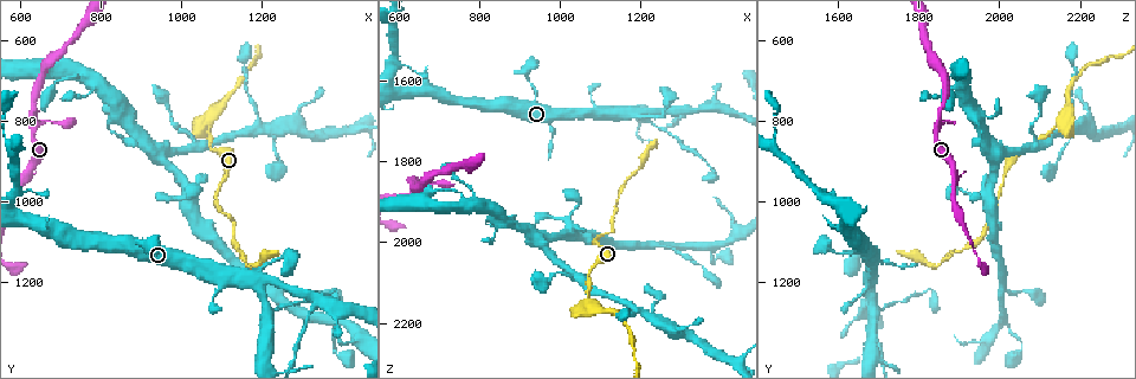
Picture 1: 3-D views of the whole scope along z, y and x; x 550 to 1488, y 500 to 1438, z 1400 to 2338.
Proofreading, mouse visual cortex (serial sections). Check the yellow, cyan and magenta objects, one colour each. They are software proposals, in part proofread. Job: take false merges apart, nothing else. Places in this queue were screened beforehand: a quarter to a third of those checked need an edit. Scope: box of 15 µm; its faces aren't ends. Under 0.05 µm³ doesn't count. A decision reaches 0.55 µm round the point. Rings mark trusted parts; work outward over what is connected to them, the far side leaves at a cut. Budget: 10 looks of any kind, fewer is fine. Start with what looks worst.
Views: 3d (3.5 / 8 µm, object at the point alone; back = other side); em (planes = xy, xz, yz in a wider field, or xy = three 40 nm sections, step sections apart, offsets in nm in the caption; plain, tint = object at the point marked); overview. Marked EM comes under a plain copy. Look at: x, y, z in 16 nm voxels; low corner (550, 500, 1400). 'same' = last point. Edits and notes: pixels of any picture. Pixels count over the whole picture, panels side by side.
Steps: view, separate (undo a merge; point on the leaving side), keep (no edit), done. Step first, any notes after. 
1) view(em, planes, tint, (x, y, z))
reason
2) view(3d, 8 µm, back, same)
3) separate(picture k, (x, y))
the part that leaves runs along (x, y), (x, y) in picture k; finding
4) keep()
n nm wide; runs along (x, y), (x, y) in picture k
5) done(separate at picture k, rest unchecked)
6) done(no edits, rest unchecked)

view(3d, 8 µm, (1060, 800, 2150))
thick turns thin

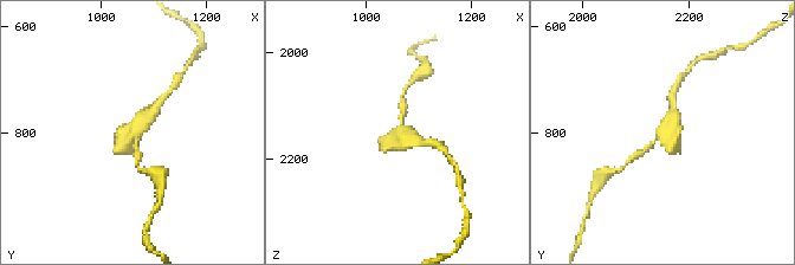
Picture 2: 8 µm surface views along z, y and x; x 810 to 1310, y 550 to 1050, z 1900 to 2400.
view(3d, 3.5 µm, (1070, 805, 2150))
zoom in

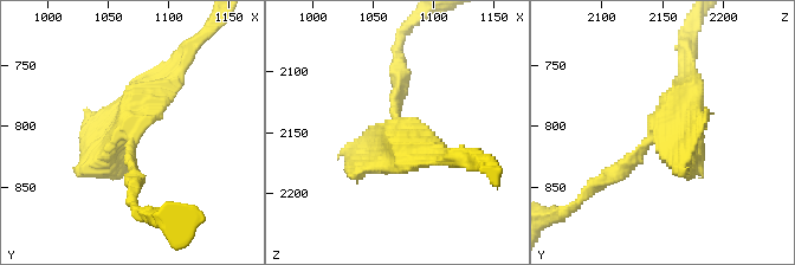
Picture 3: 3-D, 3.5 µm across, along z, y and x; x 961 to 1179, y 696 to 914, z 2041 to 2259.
view(em, xy, step 1, tint, (1068, 802, 2148))
now the EM

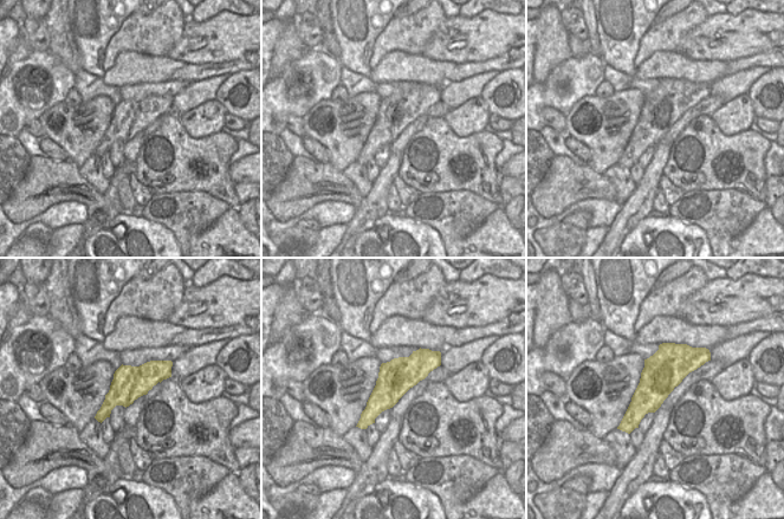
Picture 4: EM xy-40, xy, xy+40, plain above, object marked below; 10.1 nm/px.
keep()
runs along (603, 179), (676, 110), (687, 70) in picture 3; continuous, no second cell

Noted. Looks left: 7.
view(3d, 3.5 µm, back, (660, 805, 1860))
narrows sharply

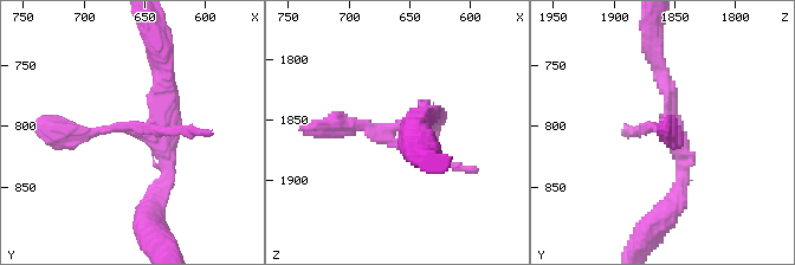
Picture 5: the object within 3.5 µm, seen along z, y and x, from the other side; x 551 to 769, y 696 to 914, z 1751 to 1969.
view(em, xy, step 2, tint, (666, 804, 1856))
shape alone is not enough

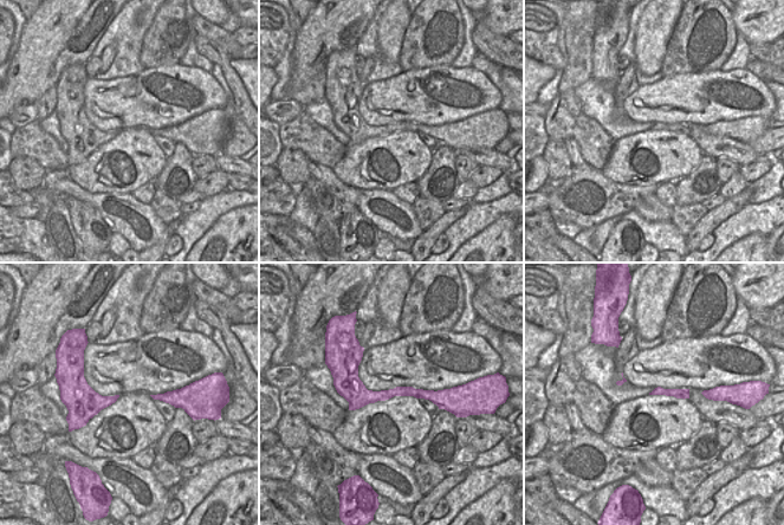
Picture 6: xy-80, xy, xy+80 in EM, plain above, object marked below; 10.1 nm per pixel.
view(em, xy, step 3, tint, same)

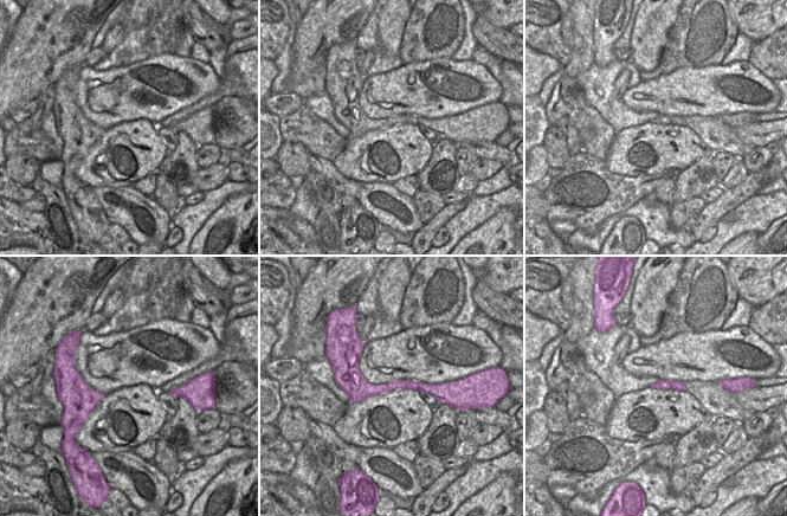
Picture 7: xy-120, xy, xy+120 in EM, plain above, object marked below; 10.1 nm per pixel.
separate(picture 5, (84, 130))
150 nm wide; the part that leaves runs along (122, 128), (60, 131), (38, 124) in picture 5; two cells meet here

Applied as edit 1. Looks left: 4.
view(overview)

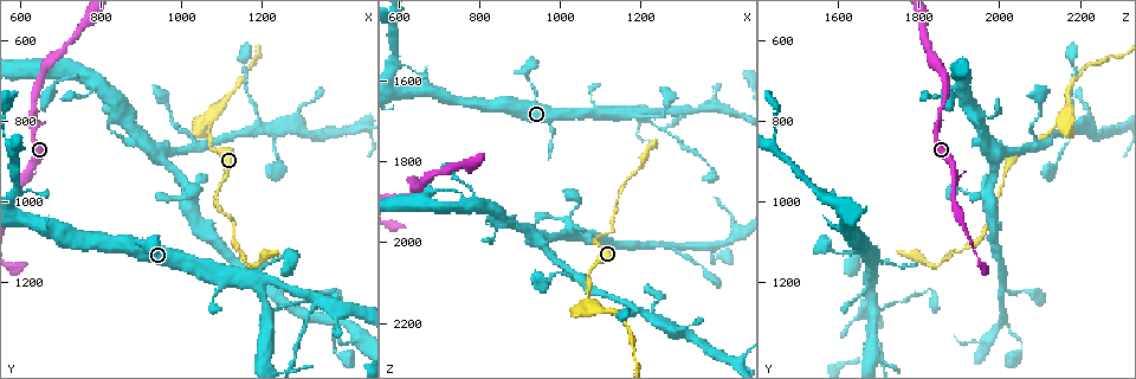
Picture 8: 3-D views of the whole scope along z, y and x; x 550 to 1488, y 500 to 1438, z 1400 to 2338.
view(3d, 3.5 µm, (1215, 1265, 1690))
branch point

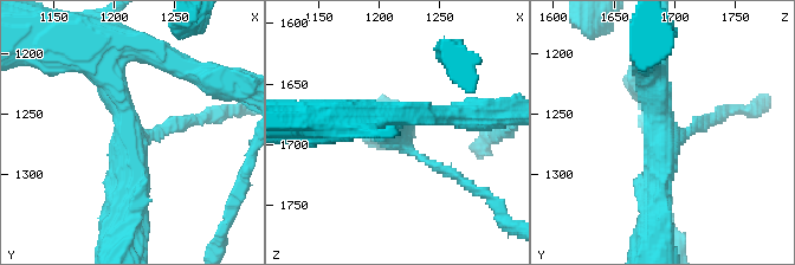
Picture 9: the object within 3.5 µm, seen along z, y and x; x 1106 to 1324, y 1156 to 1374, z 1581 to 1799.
view(em, xy, step 3, tint, (1216, 1268, 1692))
3 arms; arms of 150, 350, 400 nm; shape alone is not enough

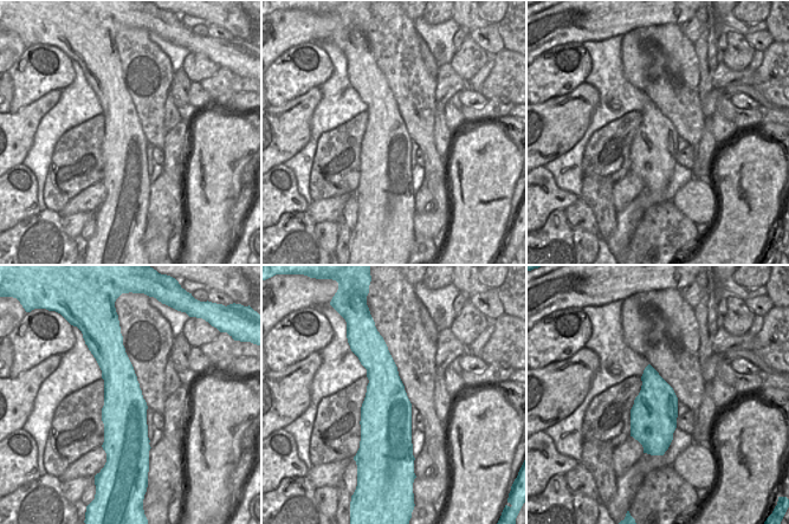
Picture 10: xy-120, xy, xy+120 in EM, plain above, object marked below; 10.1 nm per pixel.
keep()
runs along (102, 69), (131, 137), (128, 218) in picture 9; all the same cell

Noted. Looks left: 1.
done(separate at picture 5, rest unchecked)

